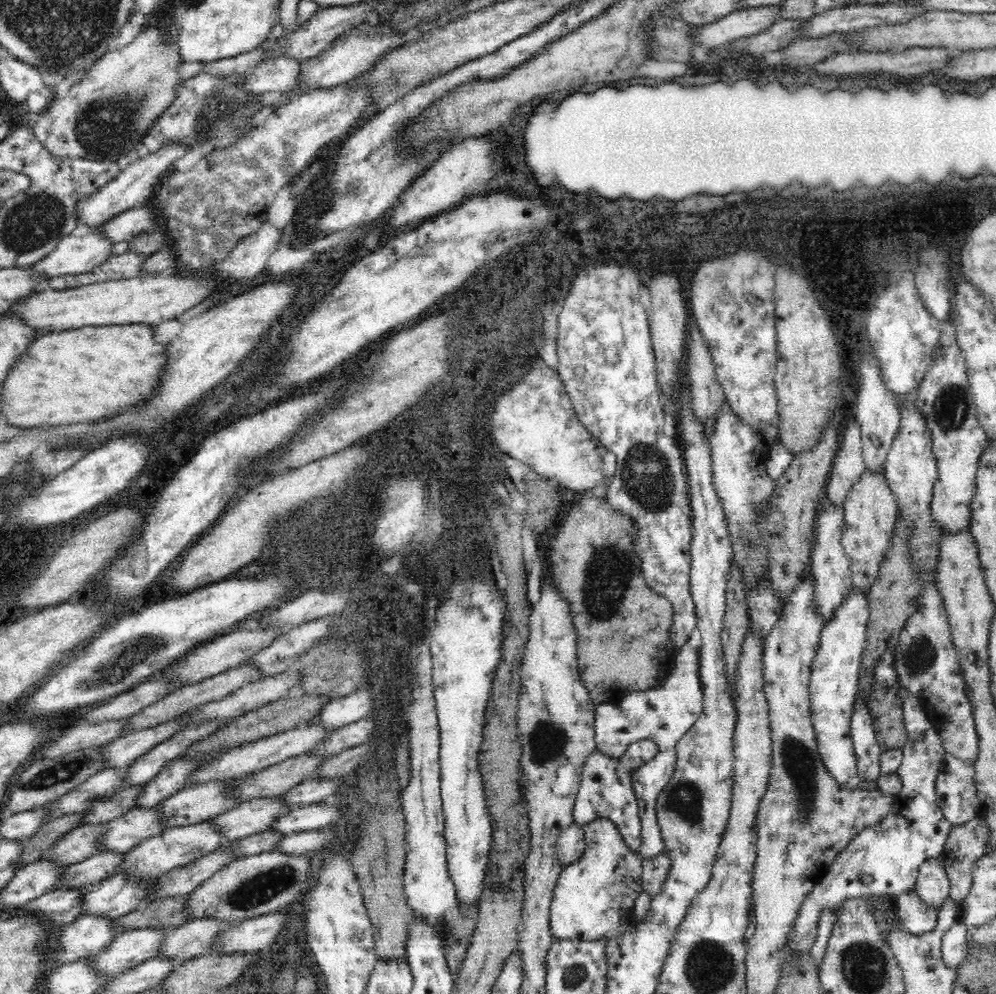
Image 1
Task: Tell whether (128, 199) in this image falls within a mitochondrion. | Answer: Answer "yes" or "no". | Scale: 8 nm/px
no

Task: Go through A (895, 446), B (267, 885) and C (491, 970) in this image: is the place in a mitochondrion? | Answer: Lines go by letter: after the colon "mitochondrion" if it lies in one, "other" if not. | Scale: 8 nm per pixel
A: other
B: mitochondrion
C: other

